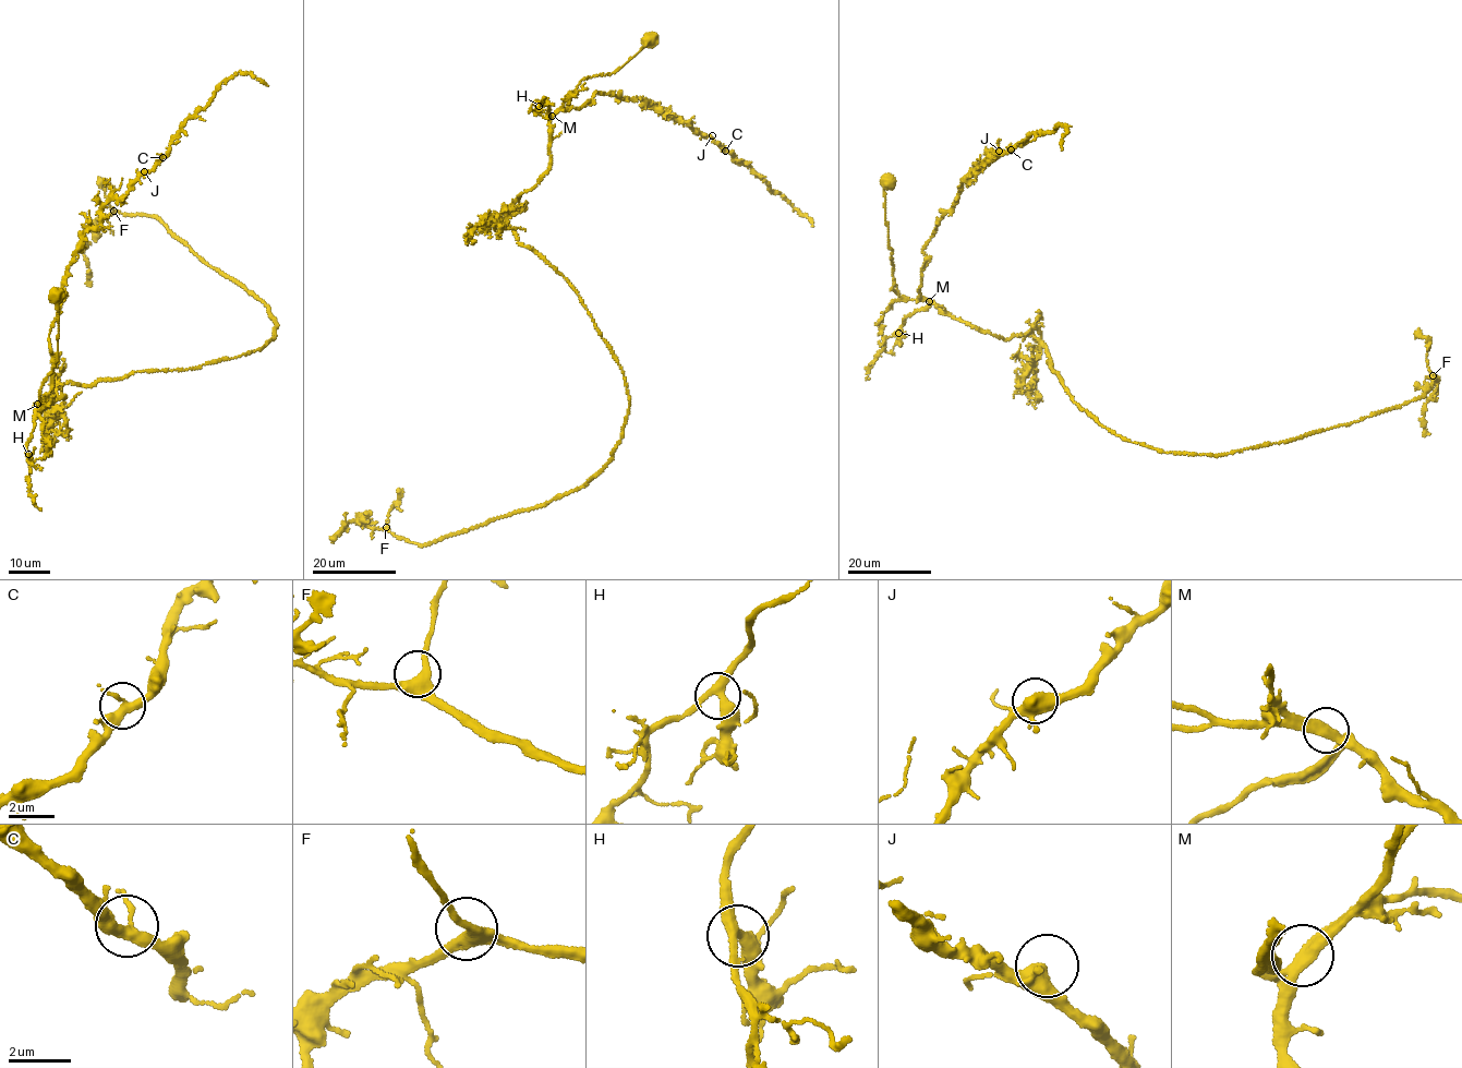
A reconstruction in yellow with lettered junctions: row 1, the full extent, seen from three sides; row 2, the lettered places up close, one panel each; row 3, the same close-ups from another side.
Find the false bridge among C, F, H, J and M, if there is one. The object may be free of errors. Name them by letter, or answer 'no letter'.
M

